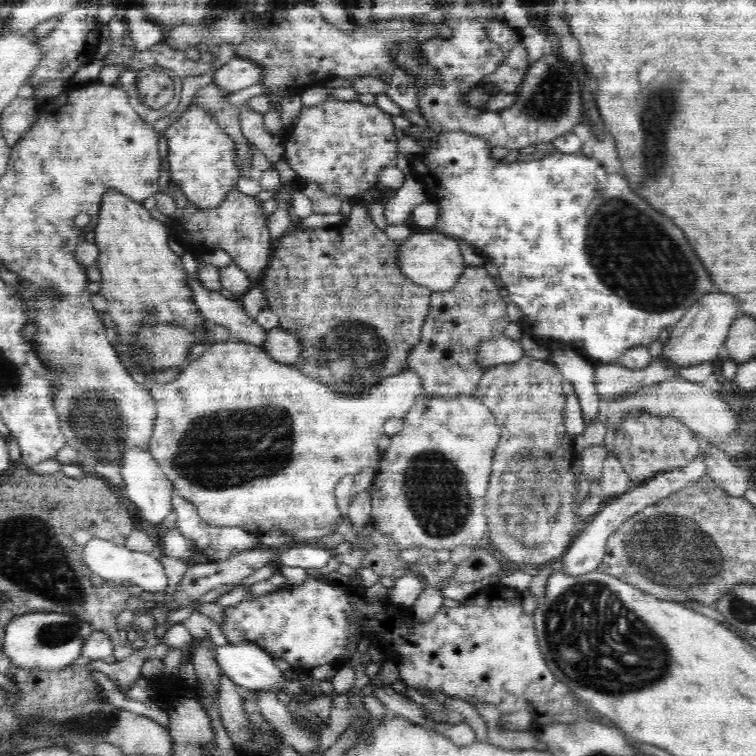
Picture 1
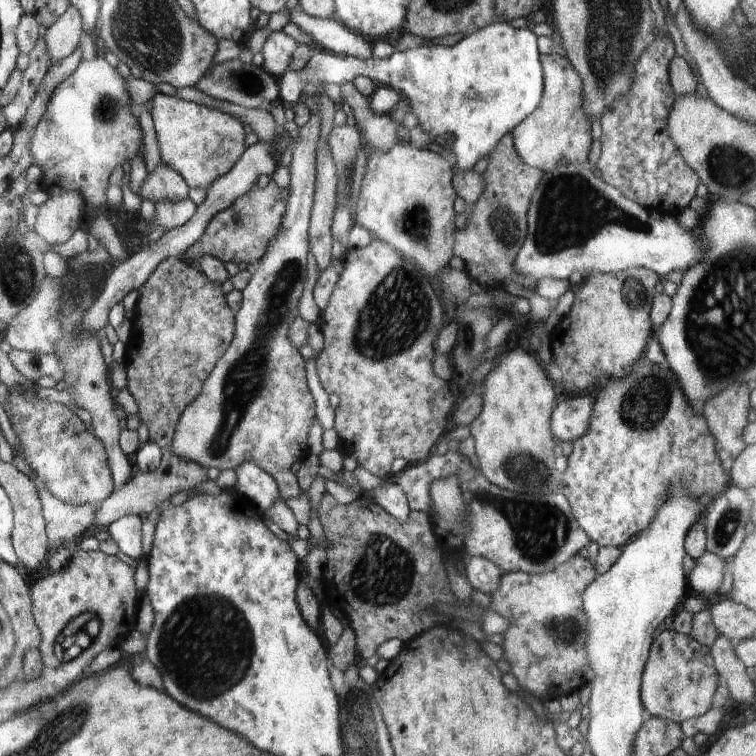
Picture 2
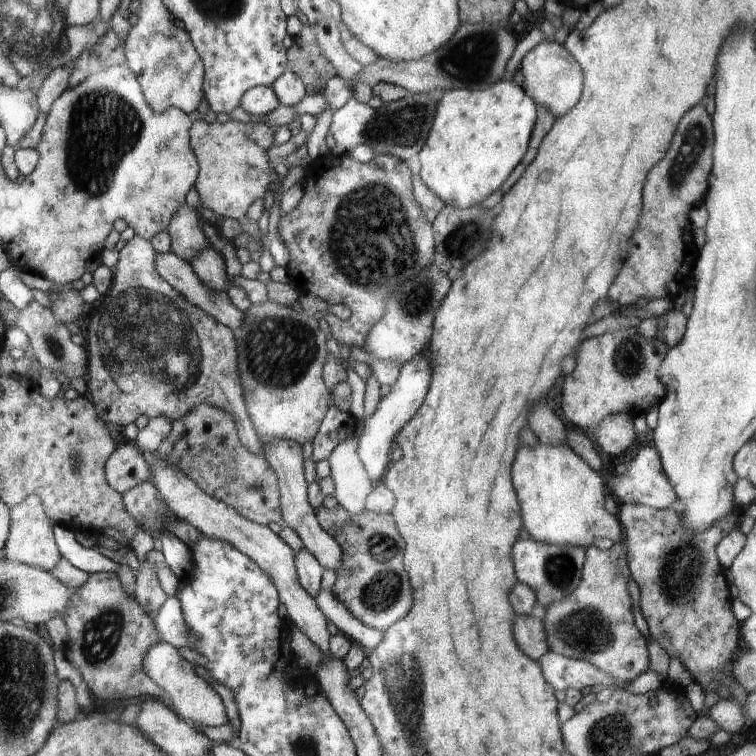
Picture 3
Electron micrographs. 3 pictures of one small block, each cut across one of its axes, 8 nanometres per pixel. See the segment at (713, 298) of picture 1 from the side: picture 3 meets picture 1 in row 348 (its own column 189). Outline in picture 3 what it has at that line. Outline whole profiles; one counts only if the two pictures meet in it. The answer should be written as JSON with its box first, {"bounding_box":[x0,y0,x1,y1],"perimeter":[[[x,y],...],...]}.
{"bounding_box":[142,640,228,728],"perimeter":[[[164,640],[151,646],[144,655],[142,666],[154,684],[163,688],[173,702],[174,712],[195,728],[222,726],[228,723],[224,703],[212,685],[194,671],[194,664],[186,661],[177,648]]]}

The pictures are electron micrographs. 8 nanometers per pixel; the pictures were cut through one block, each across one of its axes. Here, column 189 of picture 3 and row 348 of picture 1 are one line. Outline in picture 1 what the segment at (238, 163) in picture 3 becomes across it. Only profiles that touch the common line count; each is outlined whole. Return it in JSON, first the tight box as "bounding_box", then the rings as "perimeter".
{"bounding_box":[95,190,208,376],"perimeter":[[[110,190],[104,194],[99,208],[99,219],[95,226],[95,243],[99,250],[97,267],[101,272],[101,295],[107,301],[106,311],[115,324],[114,331],[117,340],[126,341],[130,345],[130,357],[136,365],[144,369],[146,376],[151,376],[158,370],[151,372],[149,358],[145,358],[145,352],[137,348],[137,330],[146,323],[170,323],[170,325],[182,325],[190,329],[206,329],[208,321],[199,313],[198,307],[193,301],[192,289],[187,285],[188,274],[184,269],[181,257],[177,256],[168,245],[168,237],[171,233],[166,231],[162,223],[150,215],[142,203],[130,199],[128,196]]]}

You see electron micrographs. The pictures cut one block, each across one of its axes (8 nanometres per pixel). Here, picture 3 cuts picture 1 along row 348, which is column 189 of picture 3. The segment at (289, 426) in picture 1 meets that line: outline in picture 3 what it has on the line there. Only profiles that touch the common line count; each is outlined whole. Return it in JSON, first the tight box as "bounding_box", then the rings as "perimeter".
{"bounding_box":[167,205,211,263],"perimeter":[[[184,205],[174,213],[167,228],[171,238],[170,251],[189,263],[211,246],[200,227],[200,219],[196,210]]]}

